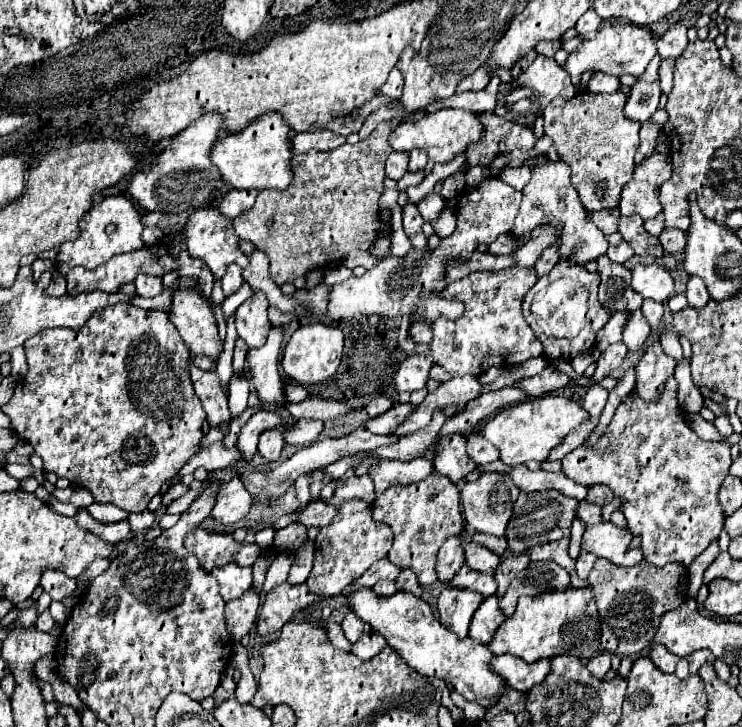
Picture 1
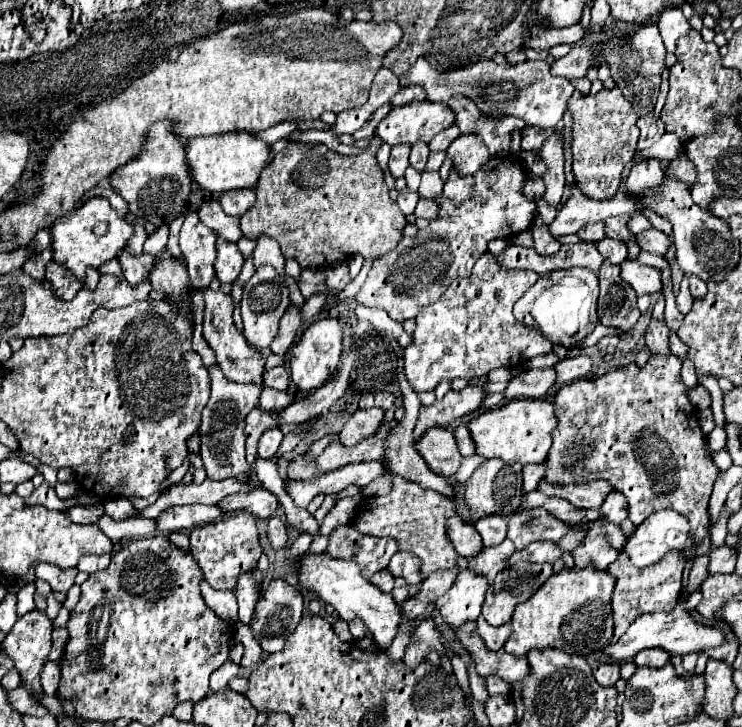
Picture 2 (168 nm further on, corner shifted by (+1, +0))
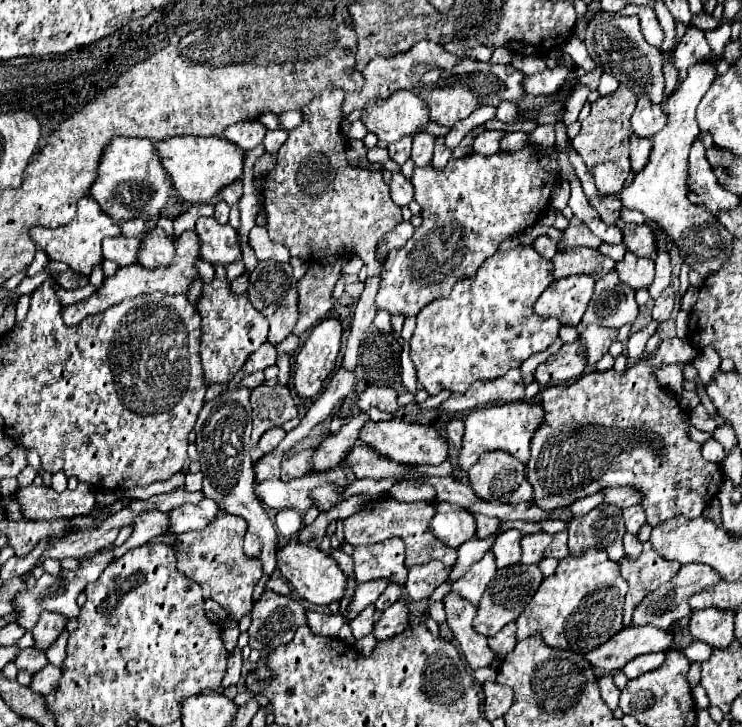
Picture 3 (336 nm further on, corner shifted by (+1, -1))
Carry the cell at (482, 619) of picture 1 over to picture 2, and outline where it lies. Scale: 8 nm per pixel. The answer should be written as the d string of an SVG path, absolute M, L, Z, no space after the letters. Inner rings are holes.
M483 617L477 619L477 629L479 629L479 635L483 637L487 649L491 649L491 651L503 649L505 641L509 639L509 633L511 633L509 623L501 625L501 627L493 627L493 625L487 625L487 621L483 621Z

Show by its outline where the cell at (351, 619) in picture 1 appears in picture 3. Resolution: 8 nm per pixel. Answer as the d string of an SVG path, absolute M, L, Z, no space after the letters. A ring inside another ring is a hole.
M371 604L371 606L367 606L365 610L361 610L361 612L349 622L355 638L363 638L363 636L371 634L371 630L373 630L373 612L375 612L375 606Z

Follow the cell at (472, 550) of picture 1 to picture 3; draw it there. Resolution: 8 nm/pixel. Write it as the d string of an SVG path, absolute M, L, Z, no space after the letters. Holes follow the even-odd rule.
M447 502L439 504L433 520L431 532L447 546L459 548L463 542L475 536L475 518L461 506L451 506Z

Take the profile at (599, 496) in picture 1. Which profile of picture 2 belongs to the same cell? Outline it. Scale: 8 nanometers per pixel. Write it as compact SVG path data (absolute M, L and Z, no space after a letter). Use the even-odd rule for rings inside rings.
M615 491L615 493L611 493L611 497L607 497L607 501L603 503L601 513L603 513L611 523L621 525L621 523L627 519L627 515L629 515L627 509L629 509L629 505L627 505L625 495L619 493L619 491Z

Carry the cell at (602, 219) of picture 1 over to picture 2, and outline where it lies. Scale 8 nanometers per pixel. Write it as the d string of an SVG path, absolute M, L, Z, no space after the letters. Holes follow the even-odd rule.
M595 223L595 225L587 225L583 229L579 229L577 233L581 237L581 241L587 243L599 243L605 239L605 231L603 231L603 223Z

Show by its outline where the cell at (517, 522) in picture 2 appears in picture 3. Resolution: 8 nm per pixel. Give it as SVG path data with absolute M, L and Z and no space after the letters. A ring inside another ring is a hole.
M527 532L521 538L521 550L523 550L523 564L539 564L543 550L549 546L549 542L553 540L551 534L547 532Z

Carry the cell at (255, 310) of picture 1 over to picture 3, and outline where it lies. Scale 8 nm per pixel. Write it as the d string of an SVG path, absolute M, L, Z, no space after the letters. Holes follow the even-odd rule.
M261 260L251 274L247 296L251 298L251 304L259 312L263 312L269 322L267 340L271 344L279 344L281 340L285 340L297 322L297 280L293 278L291 264L281 264L277 260Z

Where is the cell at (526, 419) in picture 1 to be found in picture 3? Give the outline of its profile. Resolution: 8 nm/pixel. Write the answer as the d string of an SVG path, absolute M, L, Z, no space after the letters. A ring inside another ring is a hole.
M511 402L511 404L493 404L479 410L473 410L465 416L465 436L463 446L459 452L459 468L469 470L481 454L491 450L507 450L513 458L519 458L523 464L527 464L527 458L531 456L531 438L535 430L543 424L545 410L541 404L529 404L529 402Z

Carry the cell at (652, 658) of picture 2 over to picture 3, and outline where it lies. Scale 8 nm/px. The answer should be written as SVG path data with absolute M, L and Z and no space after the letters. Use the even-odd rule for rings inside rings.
M657 652L657 654L643 654L639 658L633 658L631 662L627 662L627 666L623 666L623 672L627 674L627 678L637 678L639 674L651 672L655 668L659 668L665 662L665 654Z

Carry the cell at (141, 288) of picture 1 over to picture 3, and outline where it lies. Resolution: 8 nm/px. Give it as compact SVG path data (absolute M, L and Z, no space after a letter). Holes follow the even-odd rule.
M105 238L103 240L103 256L107 260L117 262L119 266L127 264L137 264L137 254L139 254L139 238Z

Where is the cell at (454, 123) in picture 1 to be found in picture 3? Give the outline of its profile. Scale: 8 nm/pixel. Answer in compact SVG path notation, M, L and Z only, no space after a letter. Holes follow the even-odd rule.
M399 90L387 100L369 102L361 120L369 132L391 144L419 132L421 126L429 122L427 104L421 100L423 98L411 94L411 90Z

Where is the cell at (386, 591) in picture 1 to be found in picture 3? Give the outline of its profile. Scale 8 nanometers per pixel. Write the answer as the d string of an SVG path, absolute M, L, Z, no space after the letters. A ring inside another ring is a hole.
M381 578L381 580L371 580L371 582L367 582L367 584L359 584L357 590L355 590L355 594L353 594L353 600L351 600L351 604L349 604L349 610L347 610L345 618L347 618L347 620L353 620L365 606L375 604L375 600L381 596L381 592L383 592L387 586L389 586L389 582L383 580L383 578Z

